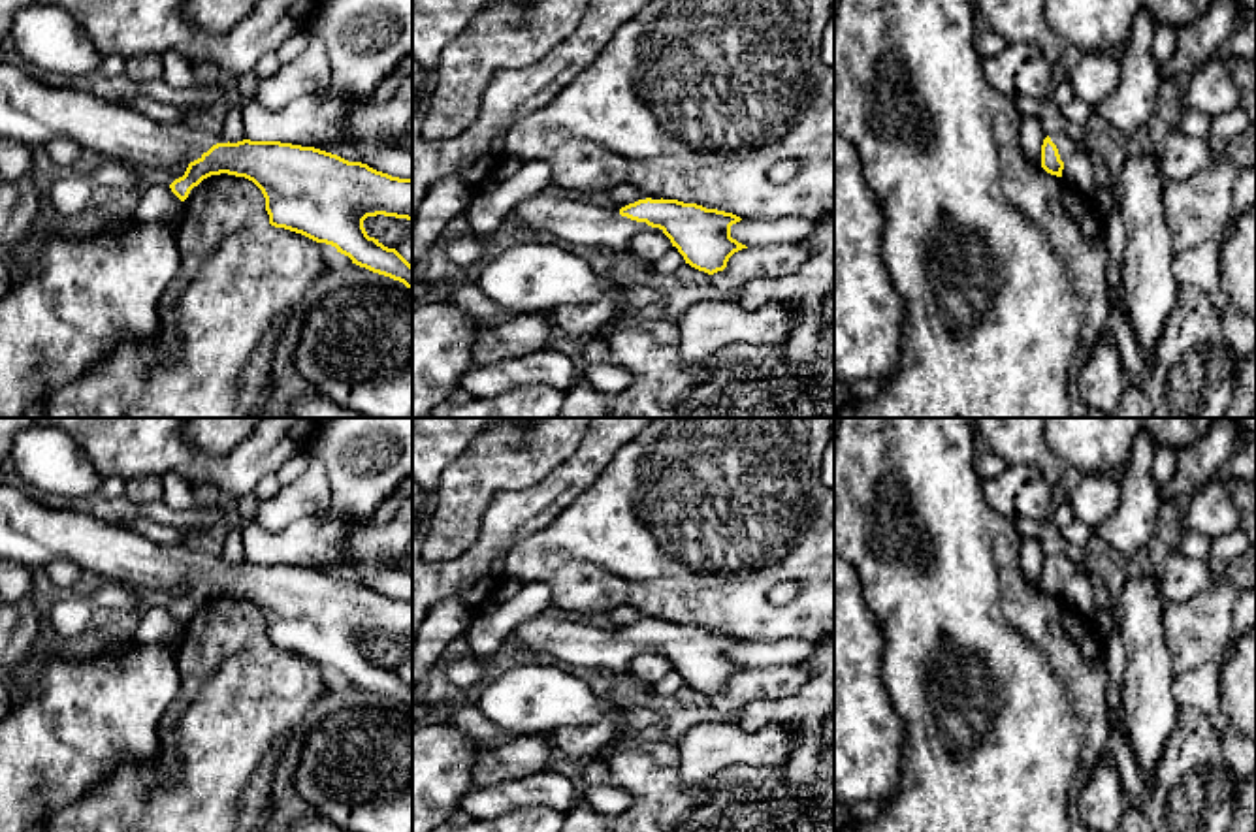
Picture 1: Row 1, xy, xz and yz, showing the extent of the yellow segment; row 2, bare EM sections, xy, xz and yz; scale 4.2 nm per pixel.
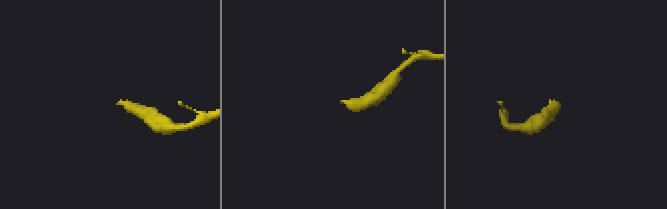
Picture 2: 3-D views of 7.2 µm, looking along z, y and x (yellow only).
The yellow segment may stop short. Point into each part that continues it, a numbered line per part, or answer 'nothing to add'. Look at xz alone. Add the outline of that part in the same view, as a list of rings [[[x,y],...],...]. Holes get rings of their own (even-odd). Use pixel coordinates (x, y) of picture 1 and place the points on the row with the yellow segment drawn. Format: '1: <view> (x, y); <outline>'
1: xz (579, 223); [[[552,192],[516,203],[508,216],[539,233],[554,233],[576,245],[608,247],[616,252],[629,250],[633,235],[648,226],[621,216],[618,209],[557,198]]]

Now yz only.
1: yz (1066, 145); [[[1055,134],[1051,141],[1056,145],[1062,162],[1070,160],[1077,151],[1077,139],[1066,134]]]

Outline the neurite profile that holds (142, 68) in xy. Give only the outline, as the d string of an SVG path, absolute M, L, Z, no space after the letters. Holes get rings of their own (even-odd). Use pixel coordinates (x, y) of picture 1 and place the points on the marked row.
M141 55L128 58L126 72L134 83L145 83L164 77L164 64L160 55Z

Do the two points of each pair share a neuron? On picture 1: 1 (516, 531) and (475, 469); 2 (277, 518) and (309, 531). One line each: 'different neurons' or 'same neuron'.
1: different neurons
2: different neurons

